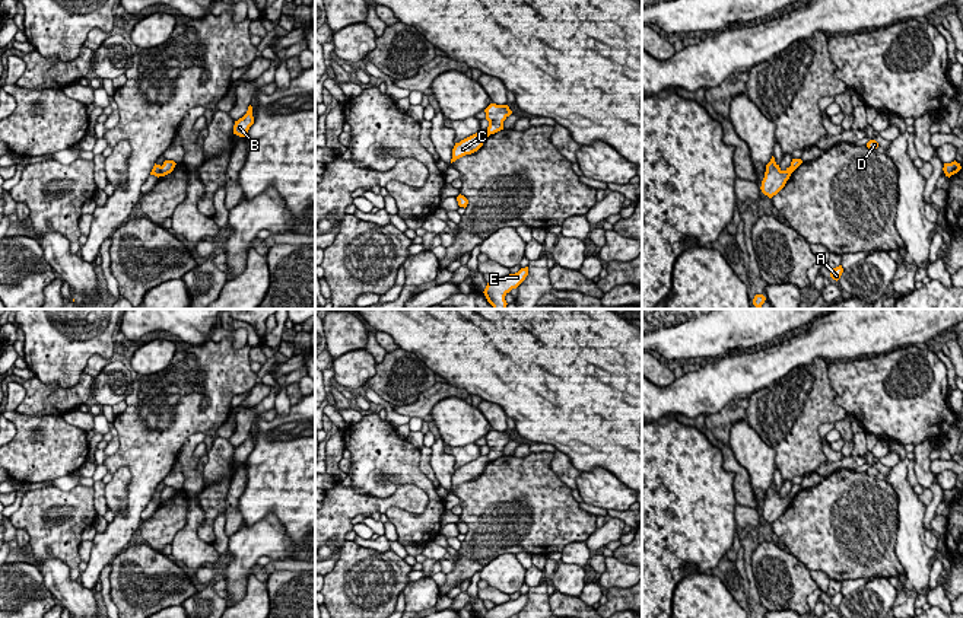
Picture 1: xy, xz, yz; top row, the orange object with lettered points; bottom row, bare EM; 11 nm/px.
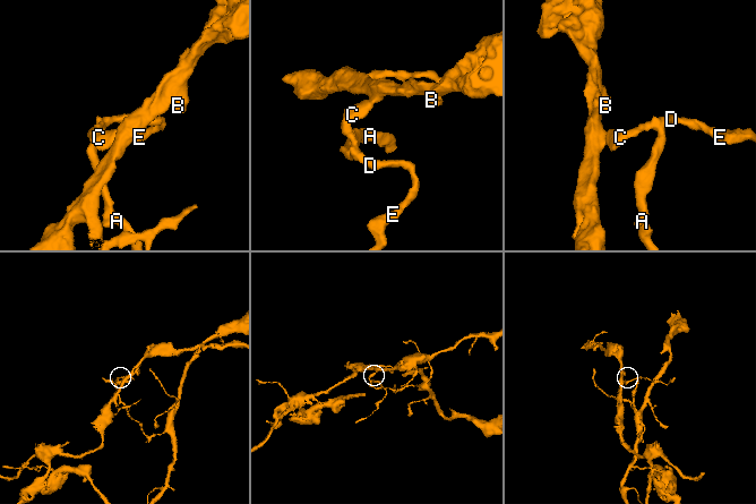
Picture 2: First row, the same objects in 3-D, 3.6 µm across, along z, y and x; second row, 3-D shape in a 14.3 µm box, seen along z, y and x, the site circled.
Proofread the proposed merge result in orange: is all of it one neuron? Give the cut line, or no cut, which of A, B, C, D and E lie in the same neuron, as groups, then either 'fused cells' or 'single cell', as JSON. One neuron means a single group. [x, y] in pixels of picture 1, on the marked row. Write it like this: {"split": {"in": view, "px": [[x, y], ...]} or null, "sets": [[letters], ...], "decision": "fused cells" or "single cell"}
{"split": {"in": "xz", "px": [[486, 130], [490, 133]]}, "sets": [["A", "C", "D", "E"], ["B"]], "decision": "fused cells"}

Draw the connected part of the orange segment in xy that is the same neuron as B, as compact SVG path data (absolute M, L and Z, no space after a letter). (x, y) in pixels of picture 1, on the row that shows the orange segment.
M250 105L247 114L238 121L235 121L233 134L245 137L252 124L254 124L252 106Z

